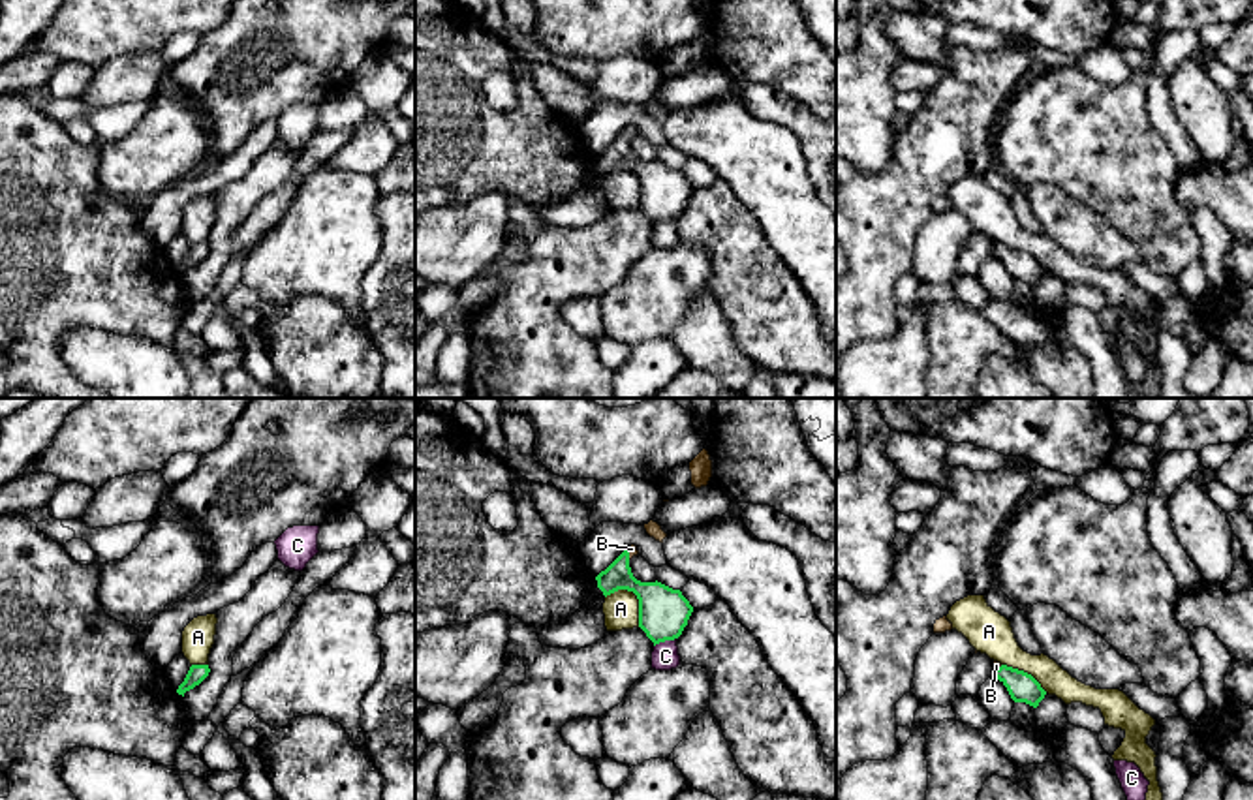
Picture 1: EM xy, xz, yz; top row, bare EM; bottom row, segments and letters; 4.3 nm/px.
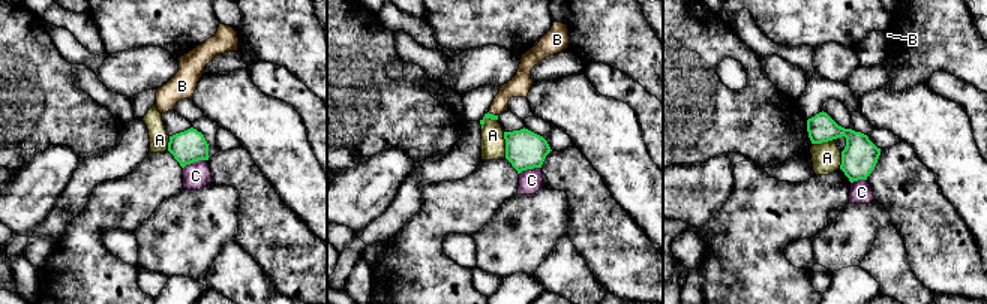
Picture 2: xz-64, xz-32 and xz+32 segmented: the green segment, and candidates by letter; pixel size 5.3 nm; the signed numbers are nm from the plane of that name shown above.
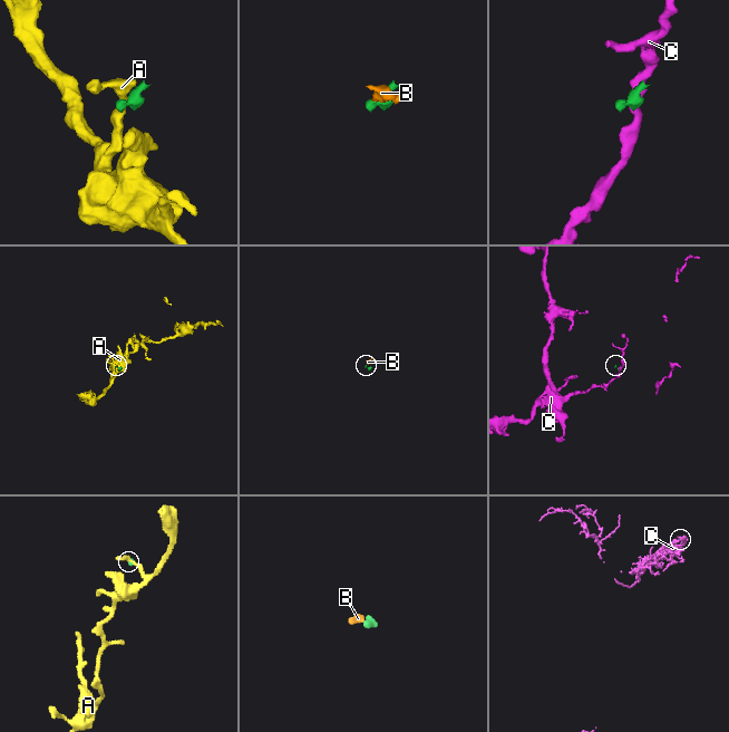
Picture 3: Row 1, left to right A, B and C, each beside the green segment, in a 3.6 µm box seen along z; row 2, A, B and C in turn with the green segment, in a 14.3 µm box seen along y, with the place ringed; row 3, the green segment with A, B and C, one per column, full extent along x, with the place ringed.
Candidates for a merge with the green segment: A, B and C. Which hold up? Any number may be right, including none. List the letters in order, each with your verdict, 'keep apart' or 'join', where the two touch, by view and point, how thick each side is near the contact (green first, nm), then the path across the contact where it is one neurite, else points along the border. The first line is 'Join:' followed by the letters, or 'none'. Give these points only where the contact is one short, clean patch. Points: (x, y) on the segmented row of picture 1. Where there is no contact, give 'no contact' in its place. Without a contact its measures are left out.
Join: B
A: keep apart; contact xz (635, 594); calibres 220 and 150 nm; border xz (605, 596), (617, 590), (630, 590), (637, 600), (639, 626)
B: join; contact xz (628, 554); calibres 170 and 40 nm; way xz (658, 603), (624, 575), (628, 554), (632, 549)
C: keep apart; contact xz (664, 641); calibres 220 and 110 nm; border xz (675, 637), (654, 646)

